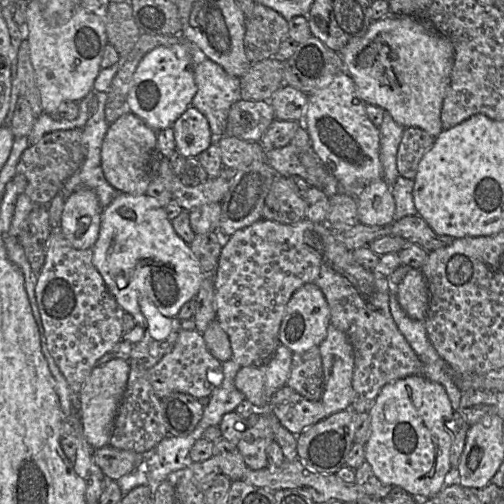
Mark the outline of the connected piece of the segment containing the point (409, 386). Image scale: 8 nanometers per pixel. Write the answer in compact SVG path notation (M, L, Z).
M411 375L386 384L370 409L370 437L365 460L385 485L399 487L417 499L428 499L451 481L452 435L447 423L453 408L444 387L423 375Z

